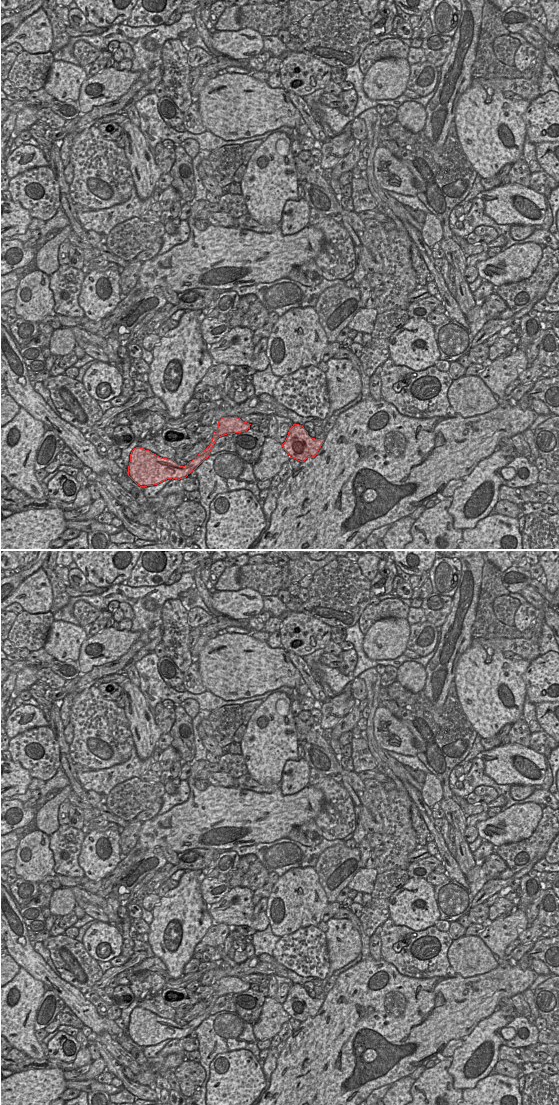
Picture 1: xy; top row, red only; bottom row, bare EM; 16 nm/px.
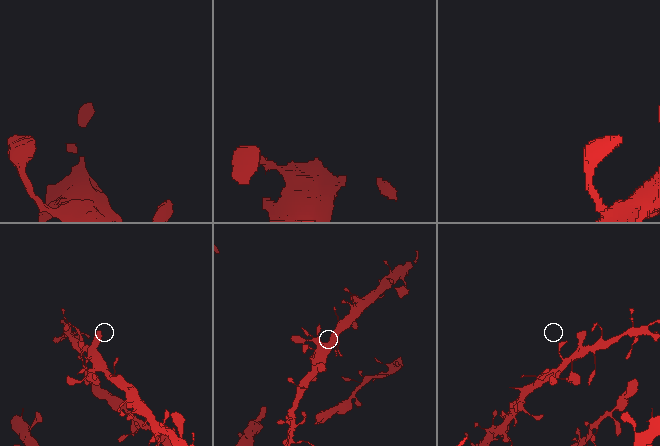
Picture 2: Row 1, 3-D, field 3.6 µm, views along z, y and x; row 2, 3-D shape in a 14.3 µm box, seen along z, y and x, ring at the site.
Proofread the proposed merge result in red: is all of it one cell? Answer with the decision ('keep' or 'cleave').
keep

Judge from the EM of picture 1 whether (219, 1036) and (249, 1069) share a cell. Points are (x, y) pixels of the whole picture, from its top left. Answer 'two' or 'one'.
two

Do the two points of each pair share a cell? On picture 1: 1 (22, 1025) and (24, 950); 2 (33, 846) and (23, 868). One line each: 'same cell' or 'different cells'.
1: different cells
2: same cell

